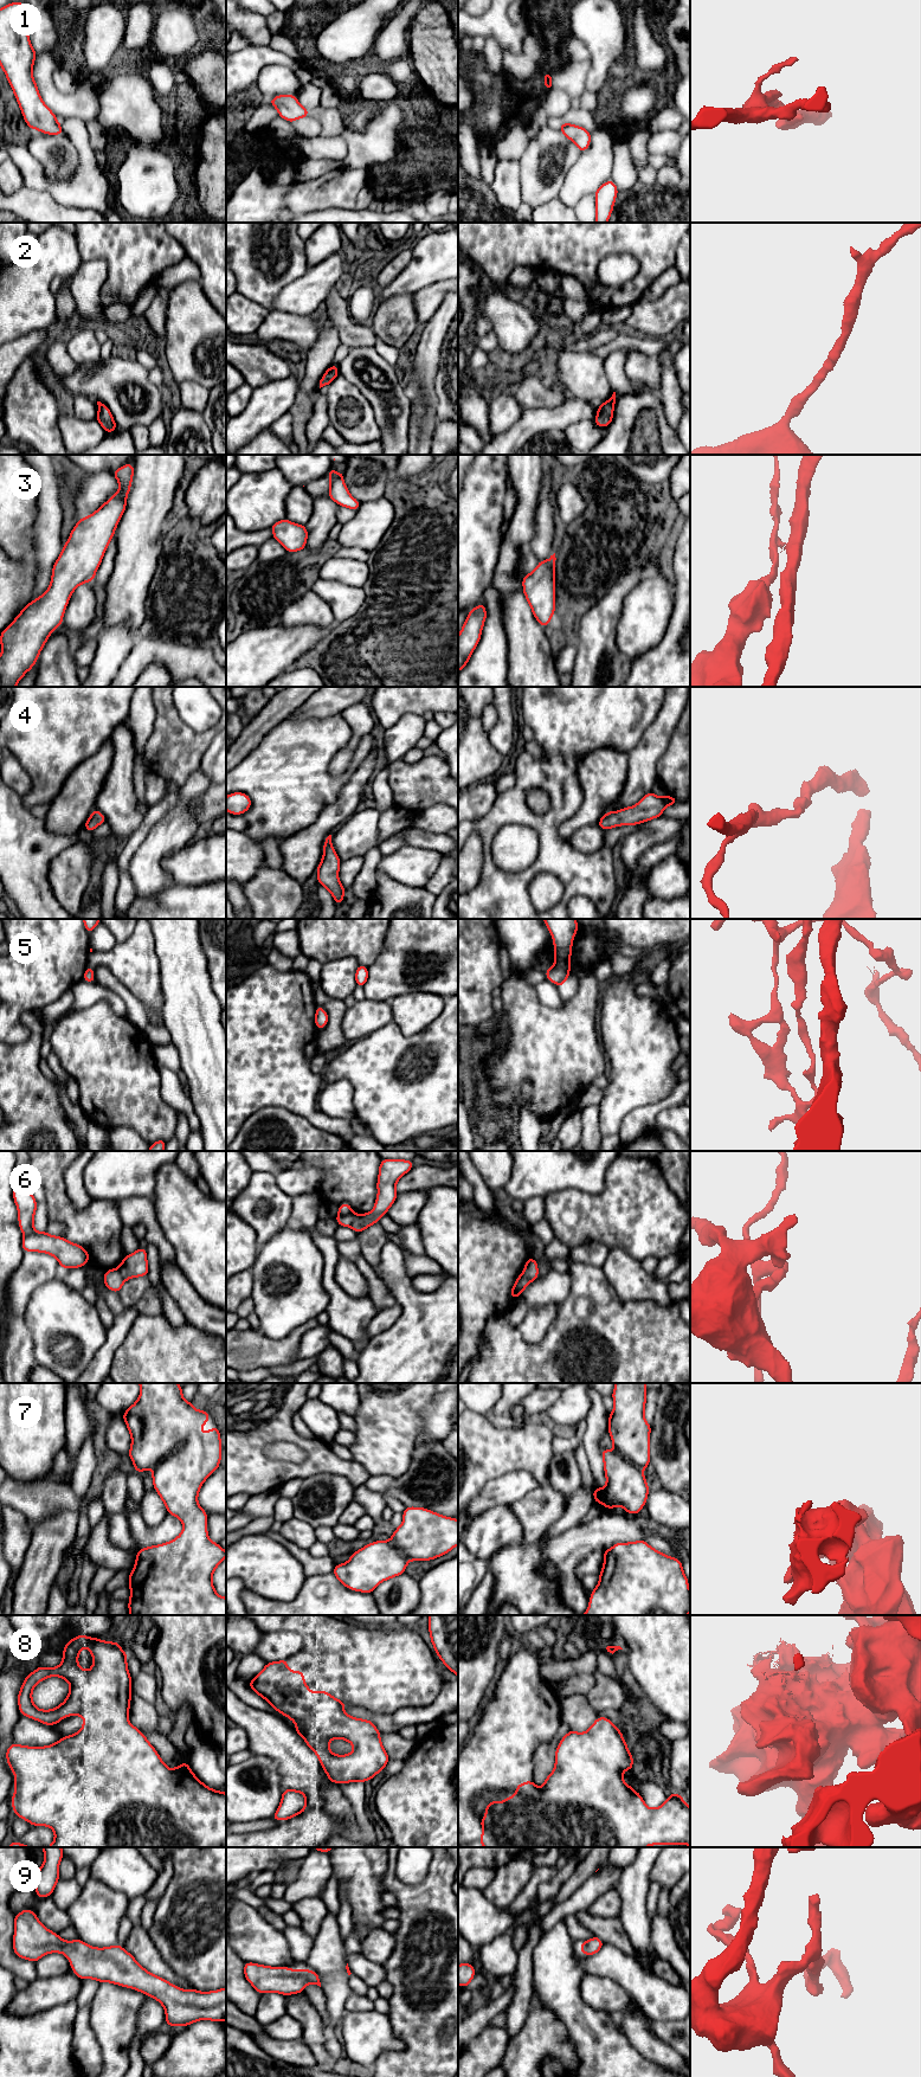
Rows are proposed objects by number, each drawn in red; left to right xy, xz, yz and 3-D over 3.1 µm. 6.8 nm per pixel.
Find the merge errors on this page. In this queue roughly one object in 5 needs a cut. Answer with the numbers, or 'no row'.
5

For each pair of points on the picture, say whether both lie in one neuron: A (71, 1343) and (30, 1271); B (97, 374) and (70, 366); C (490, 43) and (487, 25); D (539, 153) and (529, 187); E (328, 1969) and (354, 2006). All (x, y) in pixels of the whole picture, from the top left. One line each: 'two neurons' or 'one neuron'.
A: two neurons
B: two neurons
C: two neurons
D: one neuron
E: two neurons

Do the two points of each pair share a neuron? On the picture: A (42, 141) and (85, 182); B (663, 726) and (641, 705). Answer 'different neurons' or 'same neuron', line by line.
A: different neurons
B: different neurons

